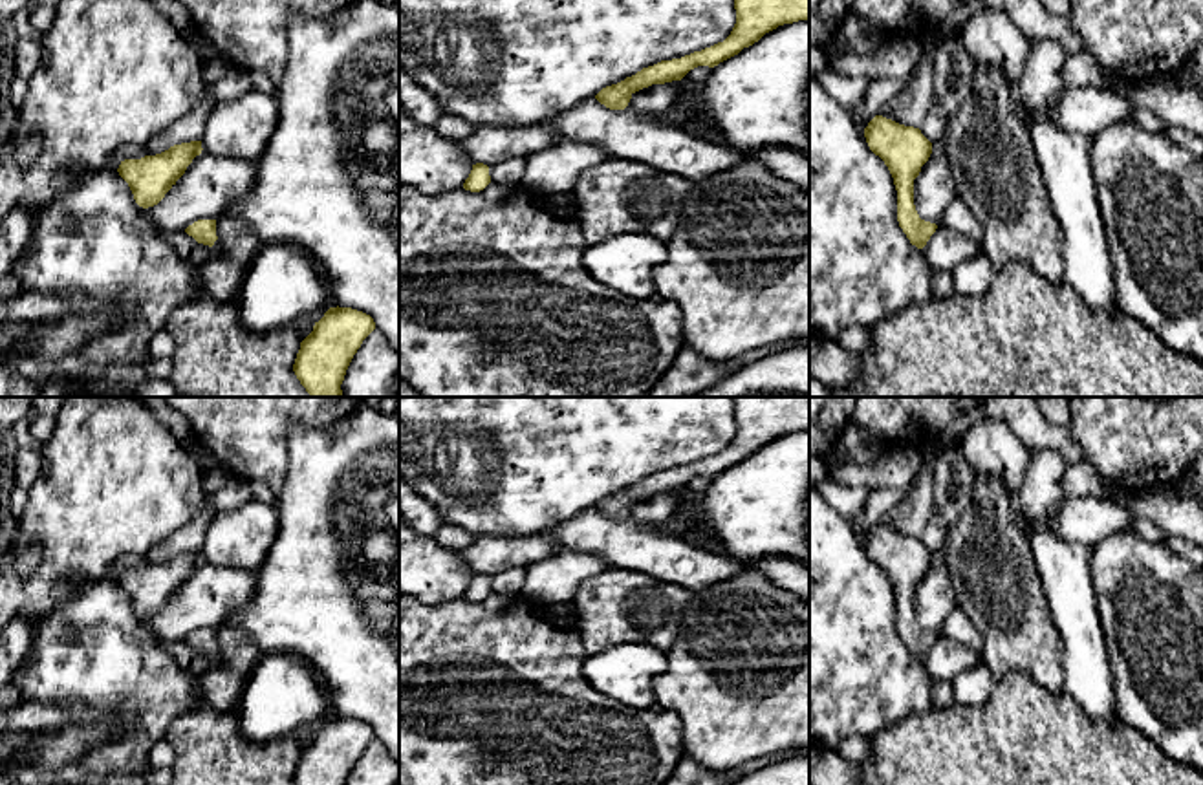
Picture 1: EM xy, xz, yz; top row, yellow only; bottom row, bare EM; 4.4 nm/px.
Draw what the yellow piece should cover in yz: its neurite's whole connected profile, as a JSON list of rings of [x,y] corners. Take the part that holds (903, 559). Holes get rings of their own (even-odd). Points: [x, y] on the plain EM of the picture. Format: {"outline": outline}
{"outline": [[[875,525],[864,538],[870,560],[888,576],[897,600],[897,631],[906,648],[923,659],[937,635],[919,628],[914,615],[914,589],[932,564],[932,553],[919,538]]]}

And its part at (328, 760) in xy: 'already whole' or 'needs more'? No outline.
already whole

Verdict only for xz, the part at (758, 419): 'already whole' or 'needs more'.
already whole

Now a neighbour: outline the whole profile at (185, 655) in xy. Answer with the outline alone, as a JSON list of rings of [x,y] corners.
[[[185,640],[165,642],[165,648],[170,651],[172,659],[185,670],[203,675],[222,664],[220,650],[212,657],[198,653]]]

